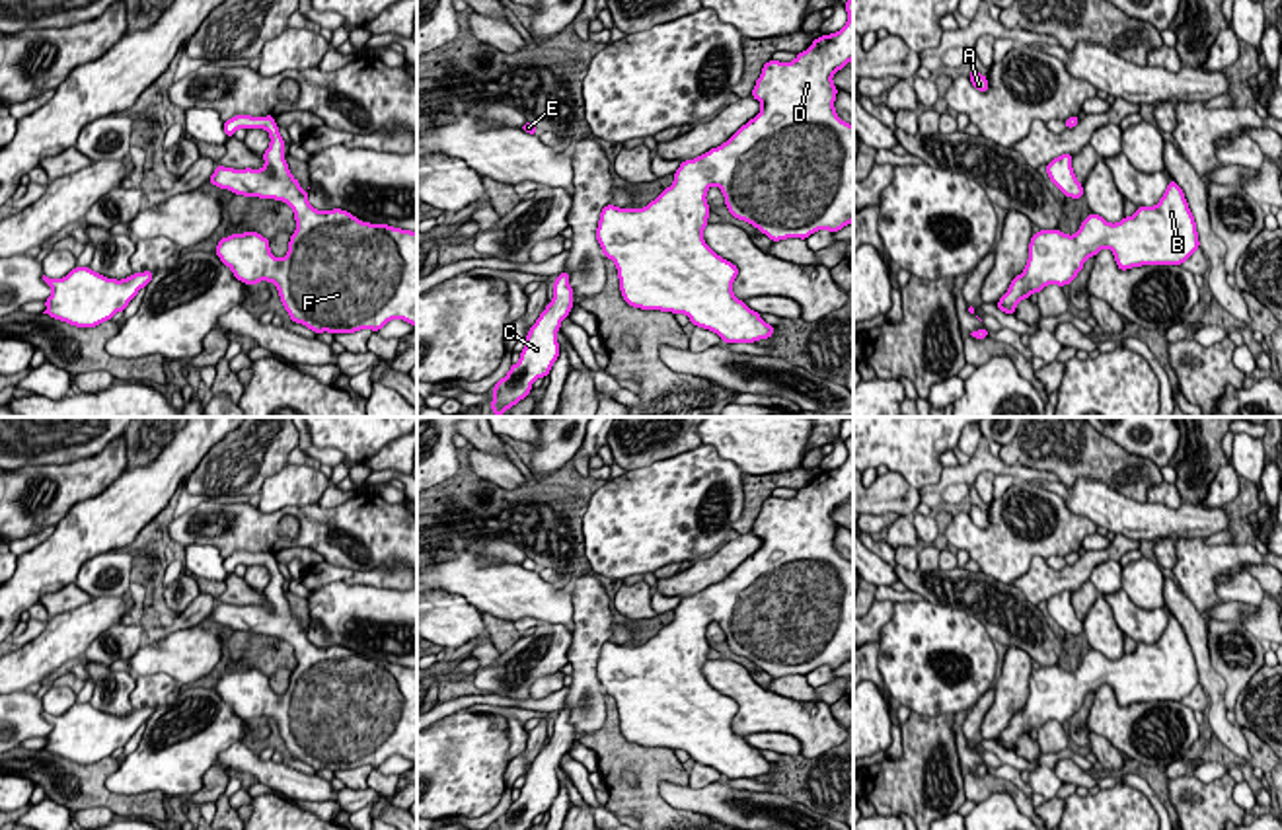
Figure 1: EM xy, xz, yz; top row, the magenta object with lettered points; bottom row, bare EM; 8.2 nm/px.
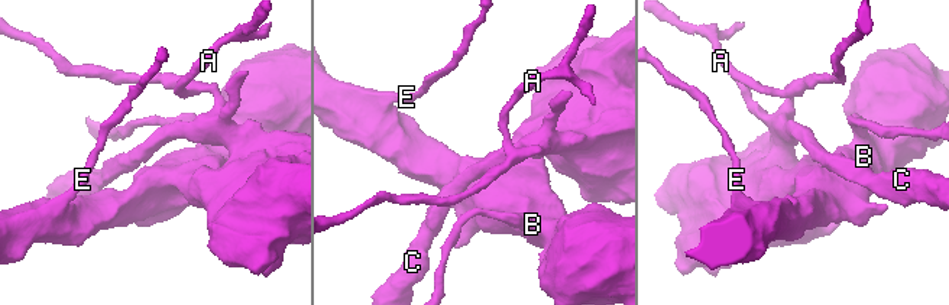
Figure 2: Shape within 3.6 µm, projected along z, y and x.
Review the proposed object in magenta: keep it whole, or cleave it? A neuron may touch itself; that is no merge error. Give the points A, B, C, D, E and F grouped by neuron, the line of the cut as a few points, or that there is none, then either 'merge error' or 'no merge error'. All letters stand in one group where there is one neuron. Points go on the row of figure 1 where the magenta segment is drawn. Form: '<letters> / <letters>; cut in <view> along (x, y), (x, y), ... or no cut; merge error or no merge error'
A B C D E F; no cut; no merge error

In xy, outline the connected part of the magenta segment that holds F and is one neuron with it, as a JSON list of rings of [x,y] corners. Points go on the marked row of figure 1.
[[[236,115],[222,127],[226,136],[234,136],[238,129],[265,129],[269,132],[271,144],[263,154],[265,166],[259,170],[216,166],[208,181],[234,195],[286,203],[294,212],[296,232],[290,236],[283,259],[271,253],[271,242],[257,232],[222,238],[214,253],[232,269],[234,277],[245,284],[273,281],[290,320],[314,333],[380,331],[392,320],[403,320],[417,327],[417,232],[362,222],[341,208],[316,210],[308,203],[308,189],[304,191],[288,170],[283,152],[284,140],[275,117]]]

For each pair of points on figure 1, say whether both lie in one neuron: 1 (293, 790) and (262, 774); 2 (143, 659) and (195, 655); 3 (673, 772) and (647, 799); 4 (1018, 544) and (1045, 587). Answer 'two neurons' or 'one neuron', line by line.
1: one neuron
2: one neuron
3: one neuron
4: two neurons

